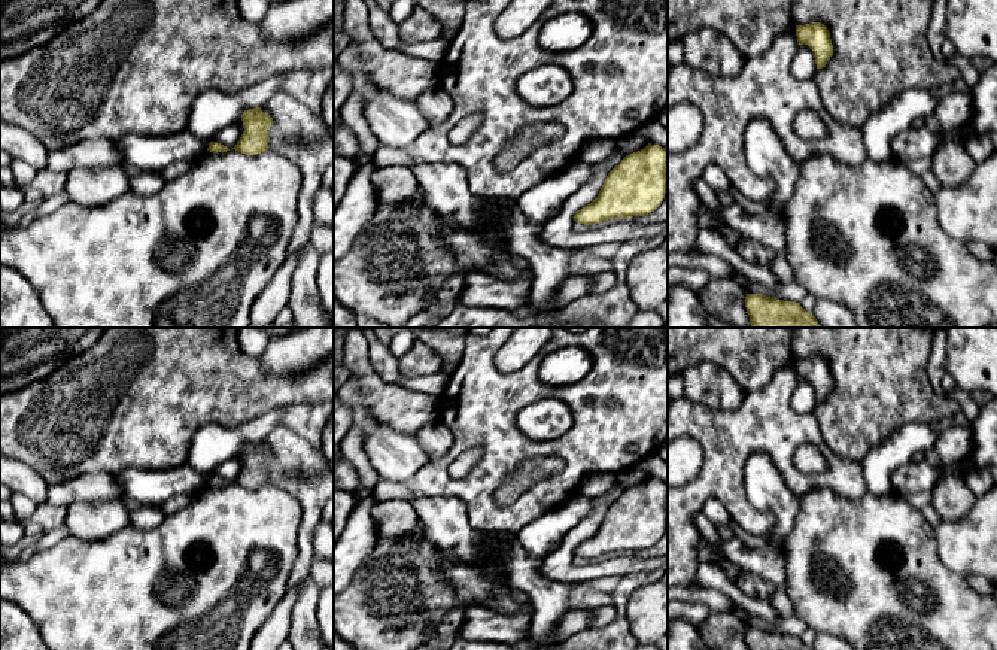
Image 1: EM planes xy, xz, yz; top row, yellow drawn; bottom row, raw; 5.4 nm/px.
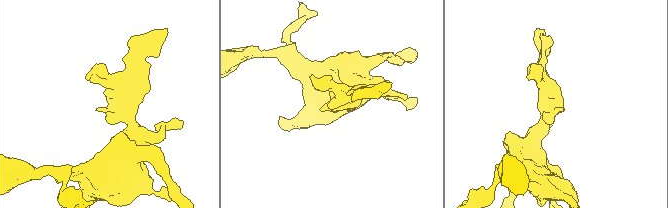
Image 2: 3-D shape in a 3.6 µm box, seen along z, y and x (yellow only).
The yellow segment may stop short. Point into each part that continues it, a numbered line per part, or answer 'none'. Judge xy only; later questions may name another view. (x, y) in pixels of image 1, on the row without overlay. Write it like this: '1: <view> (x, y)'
none

